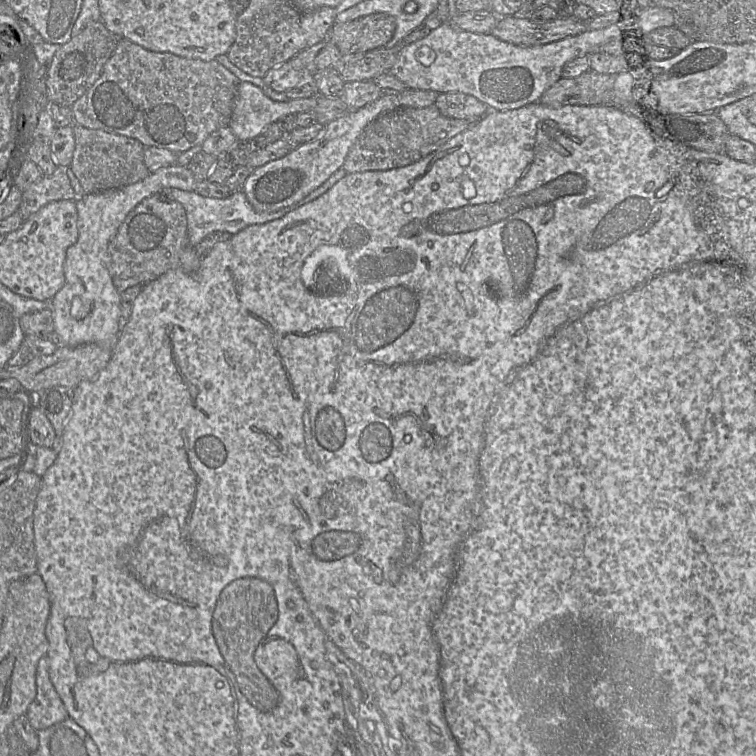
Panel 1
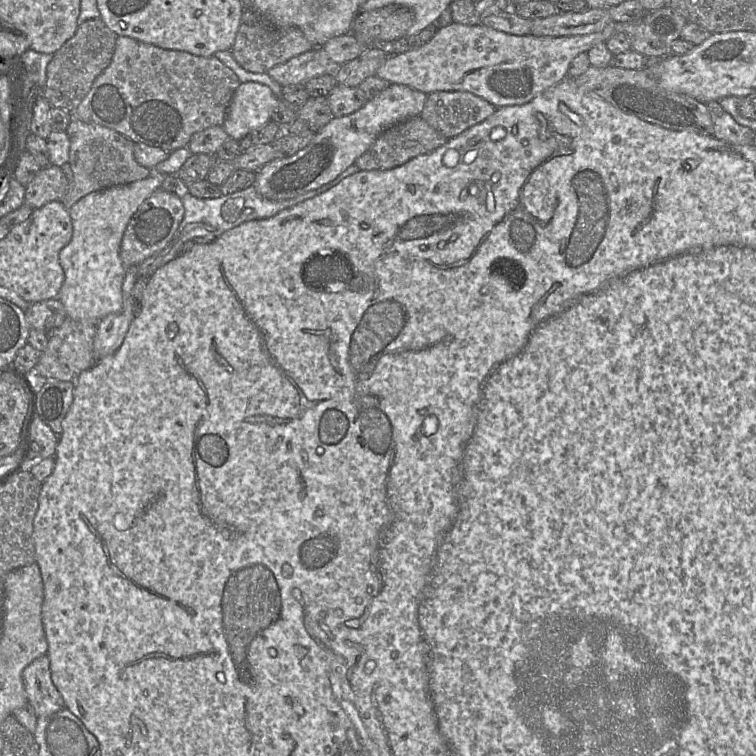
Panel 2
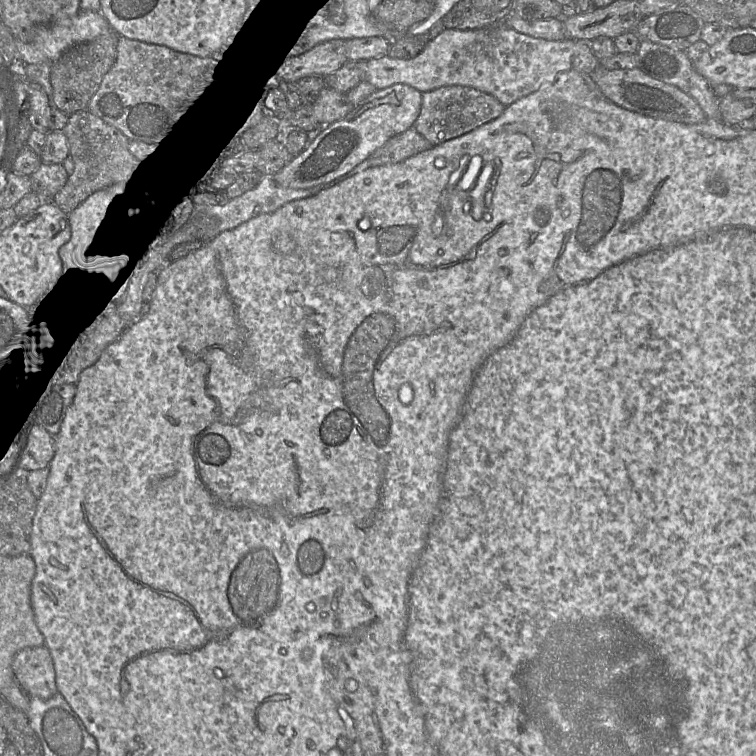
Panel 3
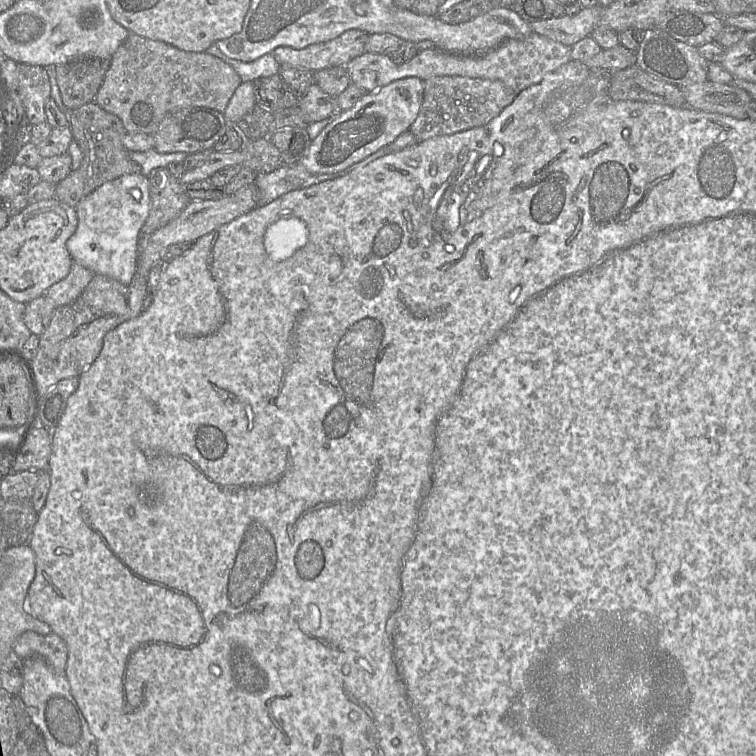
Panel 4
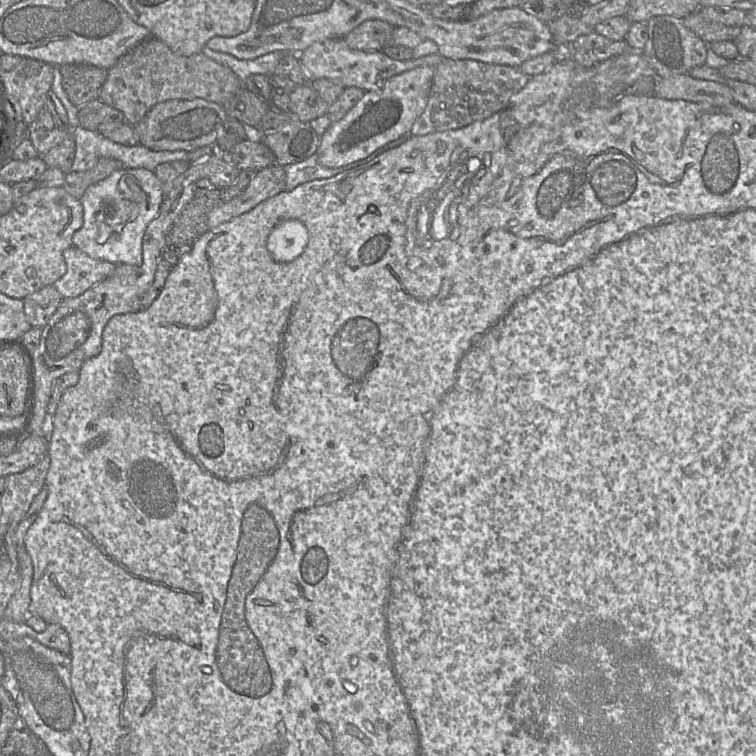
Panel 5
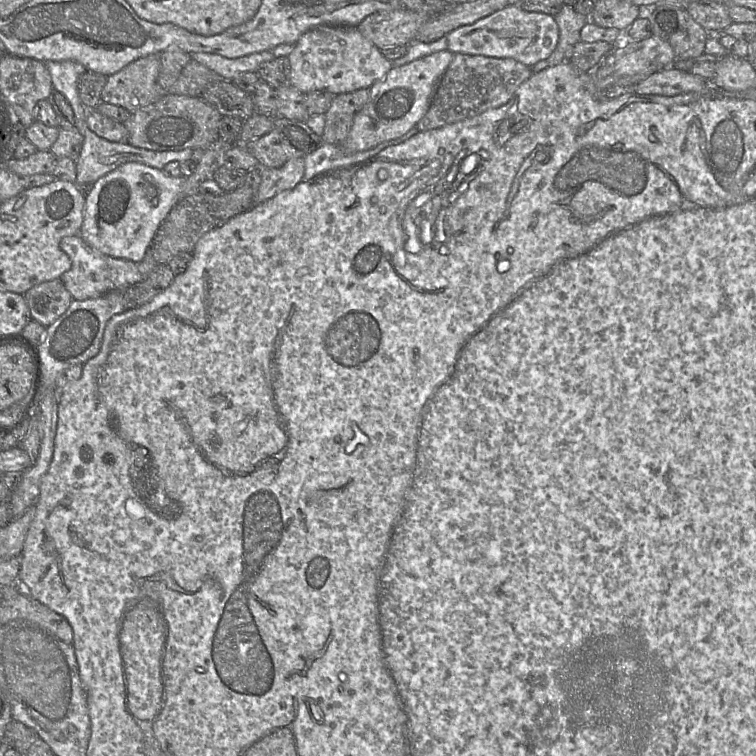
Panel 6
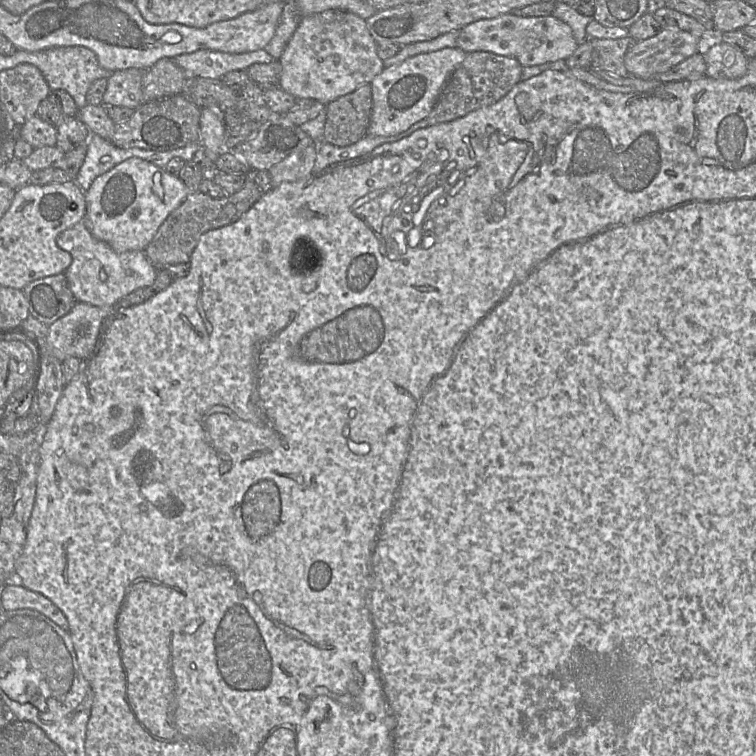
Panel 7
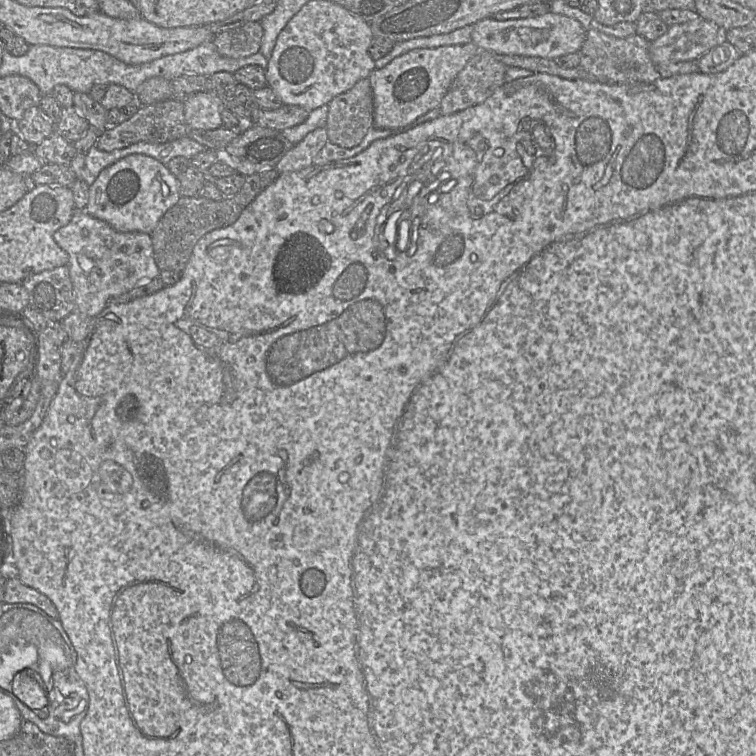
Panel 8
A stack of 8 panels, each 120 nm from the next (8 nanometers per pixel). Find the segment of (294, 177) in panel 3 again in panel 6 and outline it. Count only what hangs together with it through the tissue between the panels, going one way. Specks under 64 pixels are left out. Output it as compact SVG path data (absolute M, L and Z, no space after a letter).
M443 50L392 68L382 80L370 87L369 100L355 115L351 130L341 144L342 147L350 152L366 151L397 139L415 127L428 111L453 57L452 52Z

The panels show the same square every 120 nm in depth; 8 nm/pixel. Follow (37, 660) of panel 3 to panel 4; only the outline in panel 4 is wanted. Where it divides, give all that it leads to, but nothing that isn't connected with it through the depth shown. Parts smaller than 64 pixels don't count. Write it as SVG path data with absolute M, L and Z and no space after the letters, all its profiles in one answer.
M25 631L16 639L12 649L21 661L32 655L39 655L56 673L66 674L67 645L54 632L41 635L34 631Z

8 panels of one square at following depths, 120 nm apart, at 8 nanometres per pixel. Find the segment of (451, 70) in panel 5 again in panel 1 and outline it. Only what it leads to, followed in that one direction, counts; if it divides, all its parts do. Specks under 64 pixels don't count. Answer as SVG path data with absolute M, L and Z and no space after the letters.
M461 92L440 93L434 105L445 117L466 119L472 123L476 123L489 111L477 98Z

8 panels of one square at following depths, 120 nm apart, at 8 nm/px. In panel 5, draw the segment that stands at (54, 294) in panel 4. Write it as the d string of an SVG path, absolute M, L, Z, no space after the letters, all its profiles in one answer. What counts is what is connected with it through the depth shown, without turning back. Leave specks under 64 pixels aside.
M74 246L63 252L66 273L54 282L54 288L63 299L74 298L108 277L116 265L100 259L93 259Z

